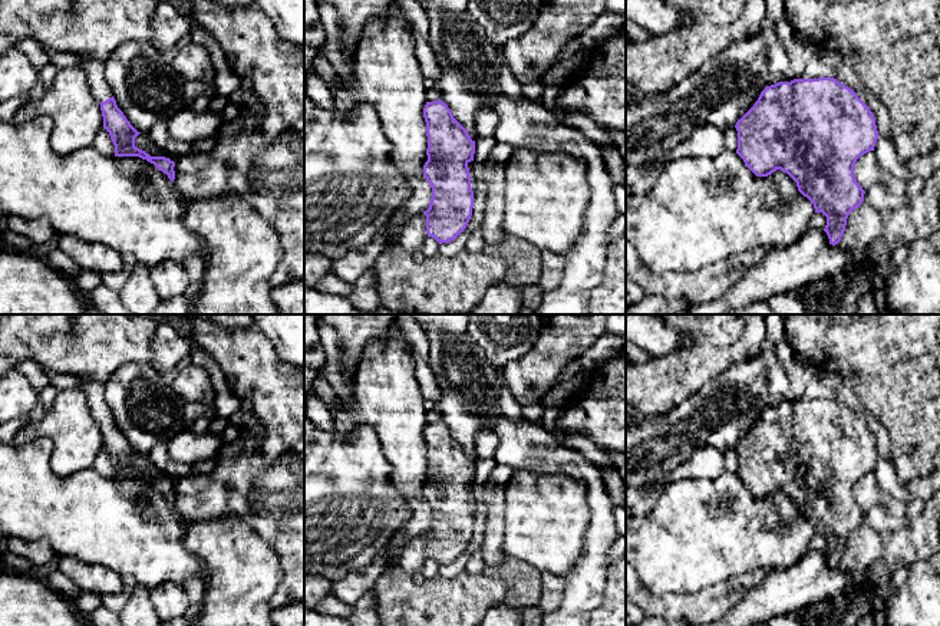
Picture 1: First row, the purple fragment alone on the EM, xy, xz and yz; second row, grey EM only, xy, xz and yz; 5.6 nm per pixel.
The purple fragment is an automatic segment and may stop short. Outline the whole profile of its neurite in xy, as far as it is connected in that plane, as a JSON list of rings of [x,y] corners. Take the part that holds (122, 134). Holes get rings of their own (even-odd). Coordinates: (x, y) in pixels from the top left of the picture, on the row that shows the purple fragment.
[[[80,57],[82,70],[85,72],[95,99],[100,103],[103,128],[109,132],[115,145],[115,156],[139,156],[154,164],[159,171],[168,175],[174,182],[175,162],[165,156],[151,156],[135,146],[135,138],[141,134],[126,119],[118,108],[113,93],[105,79],[105,63],[95,57]]]

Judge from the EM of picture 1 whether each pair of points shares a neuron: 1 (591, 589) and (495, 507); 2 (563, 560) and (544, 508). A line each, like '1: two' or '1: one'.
1: two
2: one

